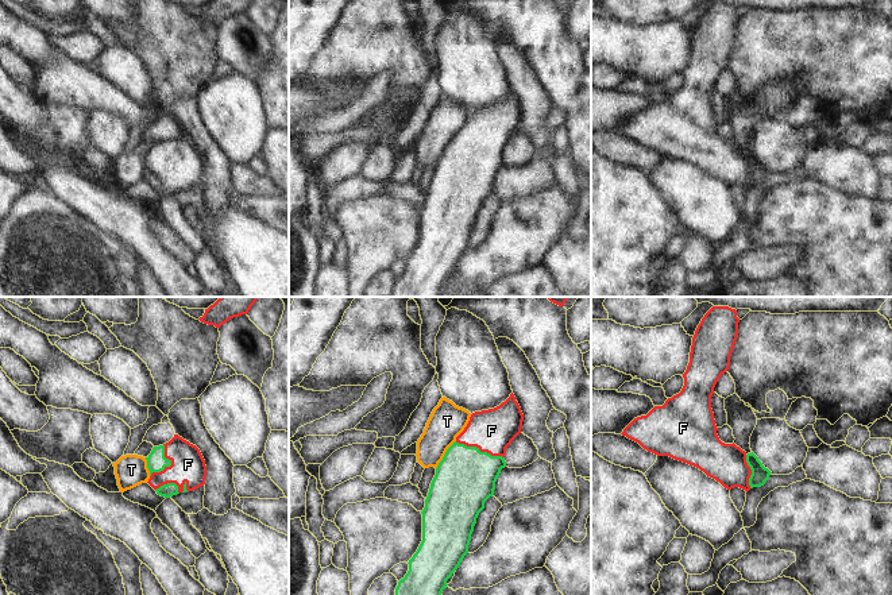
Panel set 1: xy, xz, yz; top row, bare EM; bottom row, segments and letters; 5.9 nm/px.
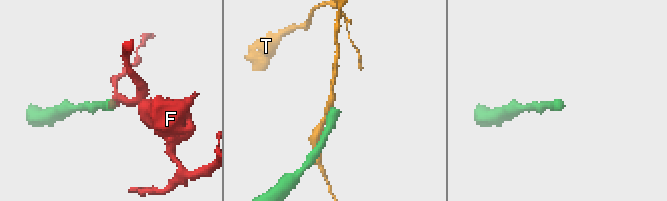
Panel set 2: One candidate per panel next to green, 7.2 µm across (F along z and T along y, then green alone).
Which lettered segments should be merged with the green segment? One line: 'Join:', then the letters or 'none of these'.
Join: F.

